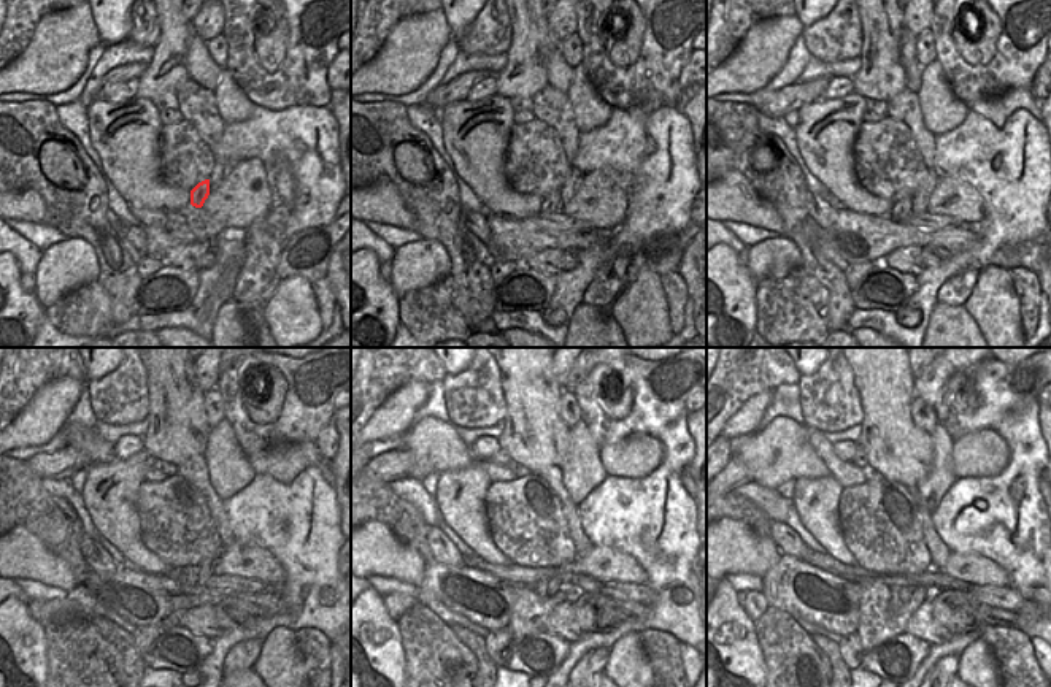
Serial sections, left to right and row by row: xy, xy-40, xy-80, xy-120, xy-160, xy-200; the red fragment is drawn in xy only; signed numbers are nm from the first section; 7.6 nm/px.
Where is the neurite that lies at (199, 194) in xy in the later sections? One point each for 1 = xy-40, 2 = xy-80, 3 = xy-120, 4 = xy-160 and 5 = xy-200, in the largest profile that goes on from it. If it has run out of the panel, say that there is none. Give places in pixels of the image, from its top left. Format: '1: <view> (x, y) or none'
1: xy-40 (551, 203)
2: xy-80 (902, 210)
3: xy-120 (191, 578)
4: xy-160 (550, 584)
5: xy-200 (900, 594)

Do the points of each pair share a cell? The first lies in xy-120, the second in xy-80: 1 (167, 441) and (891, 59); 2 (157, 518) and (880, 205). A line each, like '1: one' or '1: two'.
1: one
2: two

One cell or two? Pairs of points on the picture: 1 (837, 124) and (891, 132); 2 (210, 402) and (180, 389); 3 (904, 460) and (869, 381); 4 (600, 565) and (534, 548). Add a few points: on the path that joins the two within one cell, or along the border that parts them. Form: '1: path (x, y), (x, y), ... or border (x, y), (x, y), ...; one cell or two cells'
1: border (862, 121), (854, 140), (853, 164); two cells
2: border (204, 394), (205, 421), (210, 427); two cells
3: path (891, 441), (886, 432), (885, 400); one cell
4: border (578, 557), (572, 564); two cells

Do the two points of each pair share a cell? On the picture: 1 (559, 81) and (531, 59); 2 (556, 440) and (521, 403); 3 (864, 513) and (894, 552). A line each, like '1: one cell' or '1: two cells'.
1: two cells
2: one cell
3: one cell

